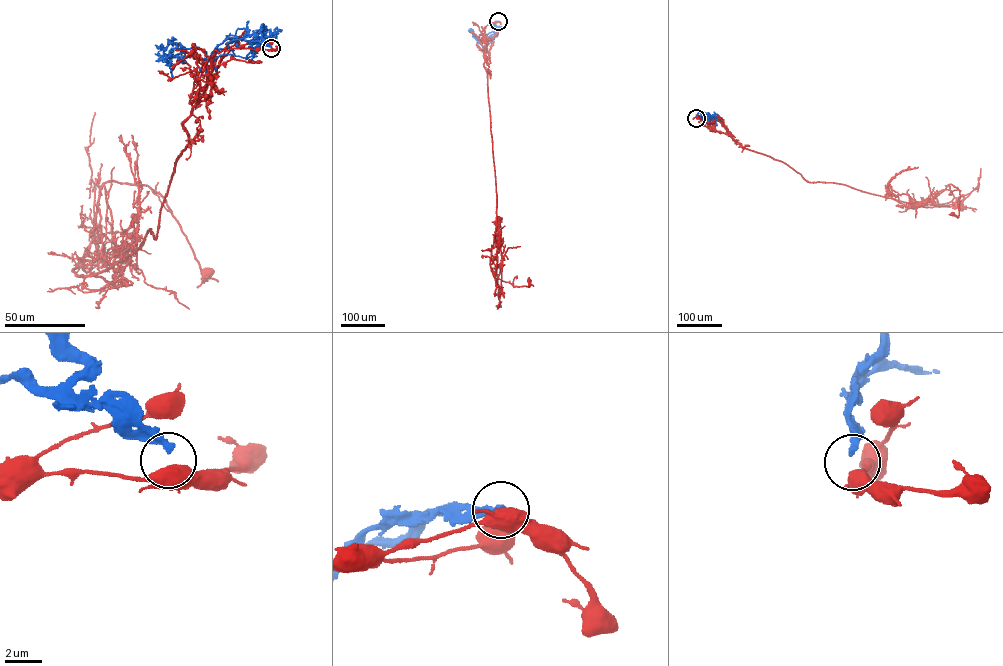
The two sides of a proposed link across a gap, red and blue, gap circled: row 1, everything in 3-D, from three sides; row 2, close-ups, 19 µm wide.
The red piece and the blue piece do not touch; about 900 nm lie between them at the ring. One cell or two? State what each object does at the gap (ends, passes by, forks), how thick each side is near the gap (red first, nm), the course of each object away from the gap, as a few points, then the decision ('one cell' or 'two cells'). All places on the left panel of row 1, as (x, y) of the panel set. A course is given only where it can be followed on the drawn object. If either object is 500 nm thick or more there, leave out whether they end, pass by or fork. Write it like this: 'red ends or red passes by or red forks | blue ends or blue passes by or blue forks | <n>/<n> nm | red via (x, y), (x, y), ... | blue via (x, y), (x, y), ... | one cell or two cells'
750/360 nm | red via (271, 49), (214, 50), (155, 238), (91, 275), (72, 269), (116, 181), (164, 199), (206, 273) | blue via (271, 47), (262, 24), (262, 35), (229, 37), (207, 61), (194, 52), (167, 62), (155, 53) | two cells

